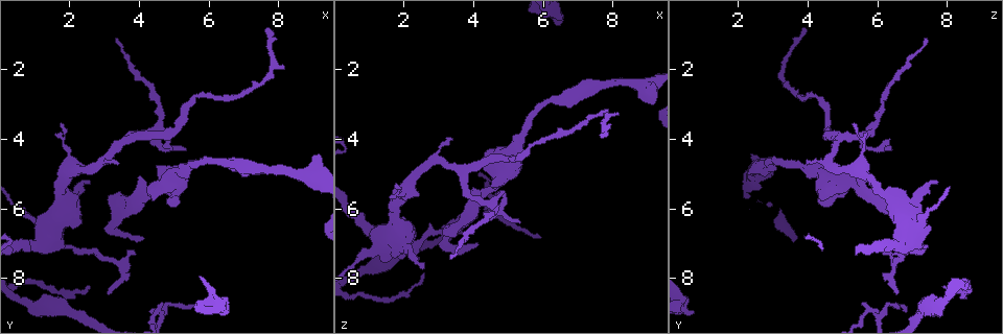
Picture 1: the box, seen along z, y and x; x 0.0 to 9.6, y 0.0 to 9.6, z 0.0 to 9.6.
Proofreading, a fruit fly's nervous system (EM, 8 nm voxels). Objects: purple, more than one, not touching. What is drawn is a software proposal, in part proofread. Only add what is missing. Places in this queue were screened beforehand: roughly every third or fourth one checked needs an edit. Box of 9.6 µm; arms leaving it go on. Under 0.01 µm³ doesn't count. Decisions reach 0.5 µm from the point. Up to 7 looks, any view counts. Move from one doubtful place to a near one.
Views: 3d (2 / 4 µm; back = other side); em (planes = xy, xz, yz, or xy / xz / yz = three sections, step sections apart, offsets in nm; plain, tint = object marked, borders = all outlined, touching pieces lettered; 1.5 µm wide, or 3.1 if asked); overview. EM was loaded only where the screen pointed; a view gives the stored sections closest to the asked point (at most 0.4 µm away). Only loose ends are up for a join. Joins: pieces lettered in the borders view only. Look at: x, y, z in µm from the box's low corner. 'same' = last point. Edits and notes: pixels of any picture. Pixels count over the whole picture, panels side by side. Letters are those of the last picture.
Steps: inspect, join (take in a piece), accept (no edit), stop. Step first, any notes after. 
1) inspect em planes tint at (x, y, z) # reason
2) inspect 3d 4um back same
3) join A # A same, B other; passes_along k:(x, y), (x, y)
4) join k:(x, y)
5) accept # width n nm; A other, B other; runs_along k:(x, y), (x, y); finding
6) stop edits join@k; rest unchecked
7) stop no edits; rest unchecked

inspect em yz step 4 borders at (4.15, 6.85, 7.00) # tapers out

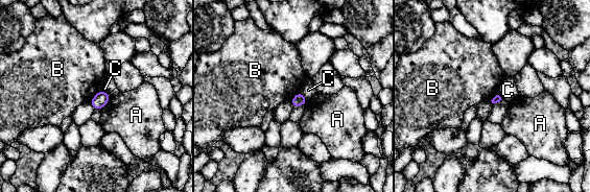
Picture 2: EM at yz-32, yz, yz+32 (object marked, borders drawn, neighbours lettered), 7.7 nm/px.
accept # A other, B other, C other; border 2:(300, 91), (307, 101); none of them fits

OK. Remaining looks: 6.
inspect 3d 2um at (2.60, 5.30, 7.65) # free end

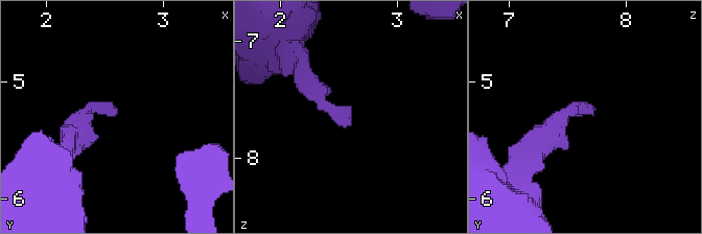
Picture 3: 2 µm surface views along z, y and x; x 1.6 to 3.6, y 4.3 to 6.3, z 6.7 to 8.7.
inspect em xy step 8 tint at (2.64, 5.28, 7.68)

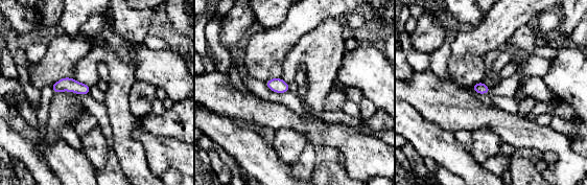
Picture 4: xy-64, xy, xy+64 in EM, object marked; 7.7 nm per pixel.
inspect em planes borders same # another direction

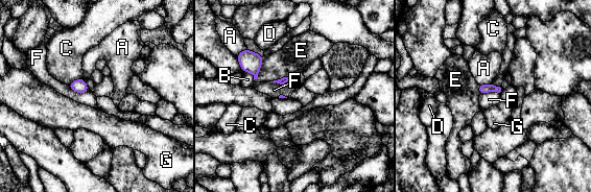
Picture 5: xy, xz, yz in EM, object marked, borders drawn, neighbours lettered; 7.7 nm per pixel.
accept # A other, B other, C other, D other, E other, F other, G other; border 5:(67, 85), (75, 92), (89, 91); no lettered piece goes on from it

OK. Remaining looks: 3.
inspect 3d 2um at (5.90, 8.90, 6.85) # an open end

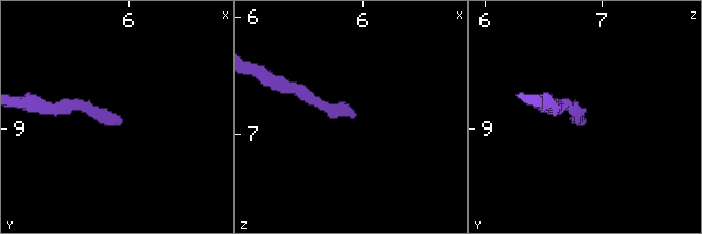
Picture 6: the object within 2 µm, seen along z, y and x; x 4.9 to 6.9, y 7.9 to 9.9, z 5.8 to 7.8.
inspect em yz step 4 borders at (5.92, 8.96, 6.84)

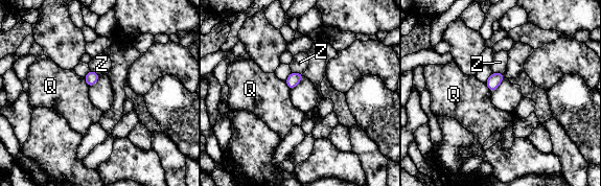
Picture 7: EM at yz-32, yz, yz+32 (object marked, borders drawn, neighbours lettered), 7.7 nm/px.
inspect em planes borders same # cut it another way

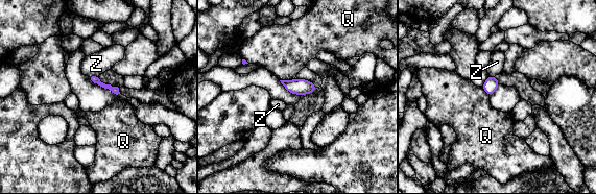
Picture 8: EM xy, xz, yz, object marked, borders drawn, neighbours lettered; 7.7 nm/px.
accept # Q other, Z other; border 8:(294, 78), (280, 80); none of them fits

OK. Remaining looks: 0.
stop no edits; rest unchecked

